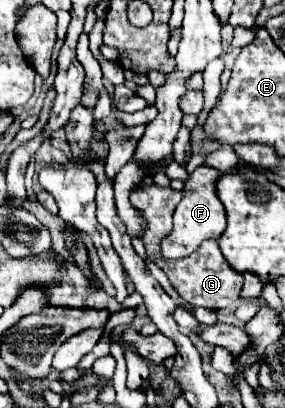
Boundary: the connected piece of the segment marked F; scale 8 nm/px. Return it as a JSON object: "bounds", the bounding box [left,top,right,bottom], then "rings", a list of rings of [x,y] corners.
{"bounds":[162,165,226,259],"rings":[[[200,165],[194,173],[190,173],[190,177],[184,185],[184,197],[174,211],[174,229],[162,241],[162,255],[166,259],[188,257],[192,251],[198,249],[198,245],[202,241],[218,239],[224,233],[226,211],[224,211],[224,205],[220,203],[220,199],[216,195],[216,183],[218,183],[220,175],[222,175],[220,171],[216,171],[212,167],[206,167],[206,165]]]}

